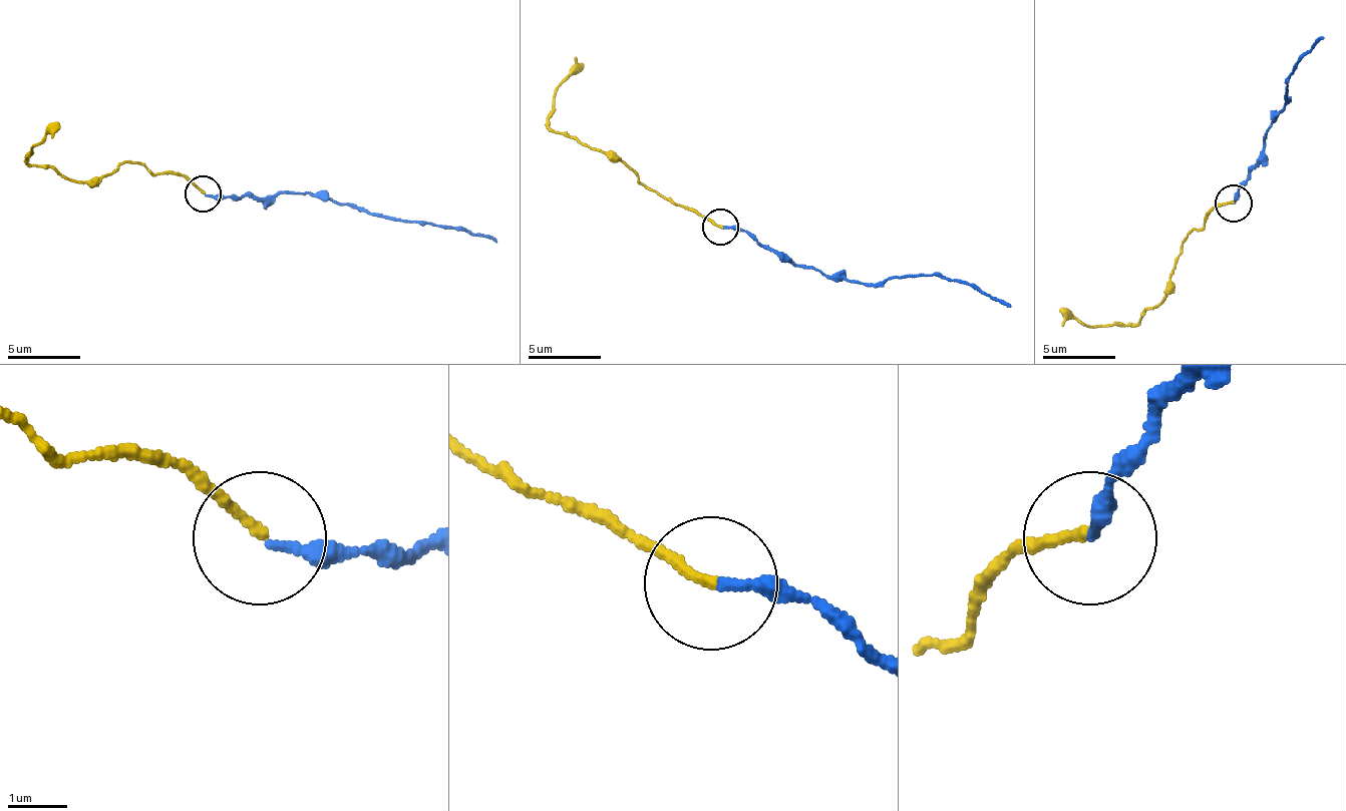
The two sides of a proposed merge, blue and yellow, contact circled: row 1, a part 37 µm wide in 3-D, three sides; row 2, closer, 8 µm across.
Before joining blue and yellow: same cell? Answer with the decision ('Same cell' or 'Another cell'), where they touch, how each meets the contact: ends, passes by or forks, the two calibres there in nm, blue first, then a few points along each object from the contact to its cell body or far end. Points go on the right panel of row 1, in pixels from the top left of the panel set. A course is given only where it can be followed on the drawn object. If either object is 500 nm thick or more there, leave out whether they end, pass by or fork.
Same cell. Place: (1234, 203). At the ring blue ends. At the ring yellow ends. Thickness 190 nm (blue) against 160 nm. Course of blue: (1234, 204), (1237, 188), (1254, 170), (1274, 122), (1287, 103), (1287, 75), (1297, 59), (1325, 38). Course of yellow: (1234, 204), (1214, 210), (1204, 230), (1186, 237), (1165, 294), (1135, 325), (1098, 327), (1065, 319), (1057, 309)

